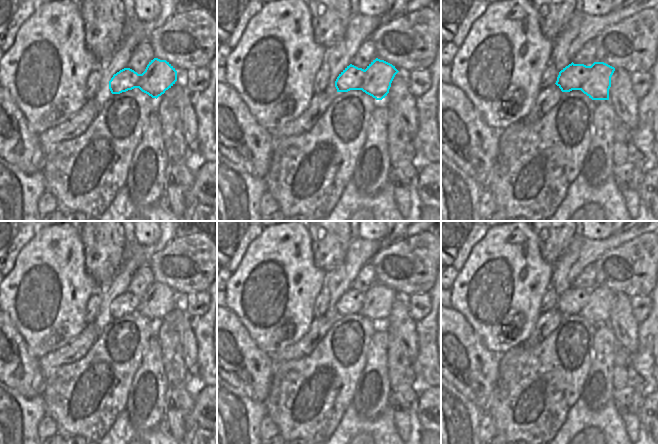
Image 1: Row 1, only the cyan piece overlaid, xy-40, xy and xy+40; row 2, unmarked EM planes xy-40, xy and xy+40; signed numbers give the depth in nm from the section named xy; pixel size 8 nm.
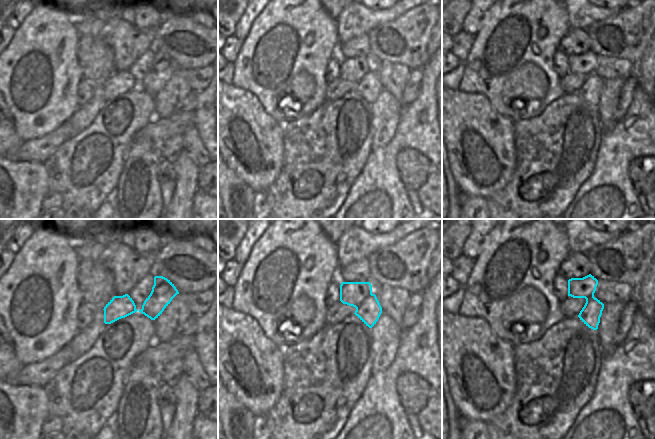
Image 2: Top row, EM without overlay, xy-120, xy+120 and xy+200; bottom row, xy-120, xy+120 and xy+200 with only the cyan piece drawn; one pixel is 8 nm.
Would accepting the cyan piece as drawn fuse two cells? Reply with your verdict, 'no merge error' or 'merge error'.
merge error

